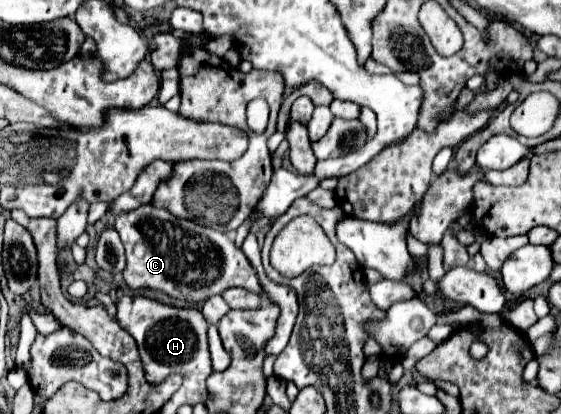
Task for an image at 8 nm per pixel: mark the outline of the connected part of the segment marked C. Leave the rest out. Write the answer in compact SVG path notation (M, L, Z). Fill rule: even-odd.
M152 203L120 213L114 227L126 249L124 281L132 289L150 287L190 303L206 301L228 287L244 287L256 295L264 295L260 279L246 255L220 231L178 219L164 209L156 209Z

